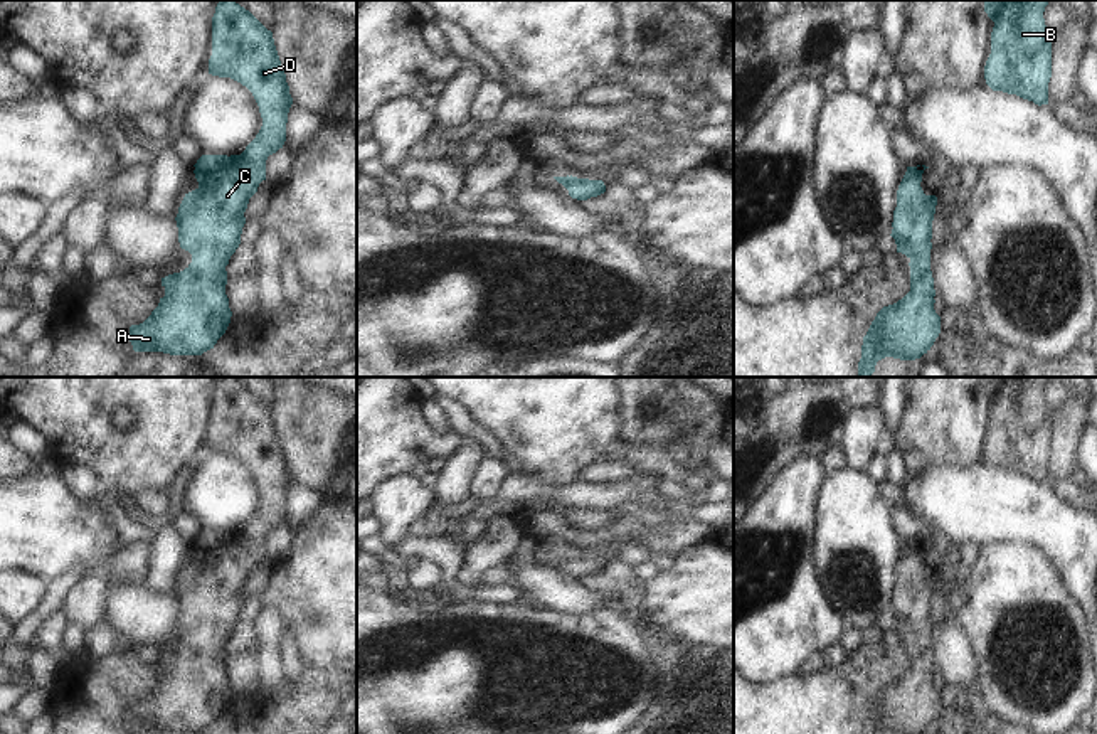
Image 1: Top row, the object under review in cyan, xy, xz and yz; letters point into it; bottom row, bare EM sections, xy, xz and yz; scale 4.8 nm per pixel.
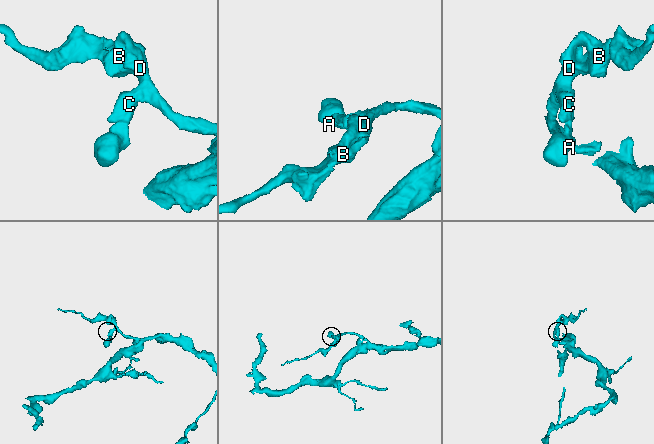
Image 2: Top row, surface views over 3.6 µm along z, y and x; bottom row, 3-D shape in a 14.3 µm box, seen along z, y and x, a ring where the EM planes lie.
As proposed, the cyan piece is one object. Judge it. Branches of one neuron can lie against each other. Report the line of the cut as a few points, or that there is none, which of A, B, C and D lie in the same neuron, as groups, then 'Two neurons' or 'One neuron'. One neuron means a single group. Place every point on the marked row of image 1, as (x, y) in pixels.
No split. Groups: A B C D. One neuron

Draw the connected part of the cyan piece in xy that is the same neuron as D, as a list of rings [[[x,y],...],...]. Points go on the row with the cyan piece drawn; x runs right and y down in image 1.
[[[220,0],[215,7],[209,74],[231,77],[246,86],[259,106],[262,126],[241,155],[202,155],[193,165],[199,187],[185,194],[175,217],[180,247],[192,254],[192,263],[183,271],[162,278],[165,296],[143,323],[130,327],[135,352],[202,355],[225,333],[232,316],[225,295],[225,266],[241,244],[249,199],[266,180],[266,160],[286,141],[293,98],[273,32],[234,0]]]

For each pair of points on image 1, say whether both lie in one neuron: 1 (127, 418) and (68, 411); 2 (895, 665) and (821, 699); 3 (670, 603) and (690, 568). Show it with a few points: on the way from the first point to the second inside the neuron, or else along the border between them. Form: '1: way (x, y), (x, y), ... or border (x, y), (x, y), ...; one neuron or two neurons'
1: border (138, 414), (130, 408), (121, 408), (113, 420); two neurons
2: way (877, 665), (869, 667), (840, 696); one neuron
3: way (678, 595), (690, 583), (690, 576); one neuron

